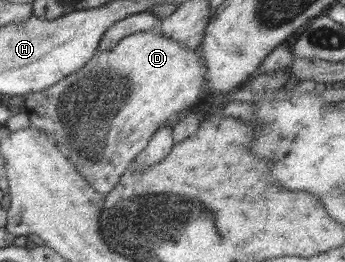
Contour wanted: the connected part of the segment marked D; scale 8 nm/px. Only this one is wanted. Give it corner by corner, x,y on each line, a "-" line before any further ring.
157,25
153,29
128,34
119,42
116,42
116,45
109,50
96,50
93,56
79,70
68,74
65,78
59,80
59,82
41,90
41,92
30,92
27,94
25,97
25,108
27,108
25,111
28,115
27,122
30,126
38,127
51,134
51,138
55,140
55,144
62,149
67,160
76,168
76,171
82,176
83,180
87,181
95,192
106,195
117,184
119,177
128,168
131,160
137,156
136,154
142,148
145,148
147,141
155,130
161,127
163,123
166,123
167,120
176,119
182,113
188,111
199,100
201,88
203,88
206,82
205,73
206,68
199,48
195,47
192,49
176,40
165,37
164,34
159,32
159,25

